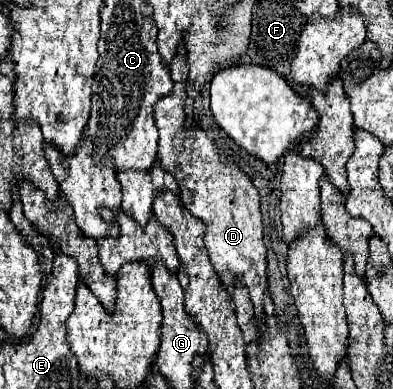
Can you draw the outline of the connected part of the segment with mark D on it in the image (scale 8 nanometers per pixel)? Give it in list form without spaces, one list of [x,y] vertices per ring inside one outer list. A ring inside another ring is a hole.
[[[178,43],[176,55],[170,63],[170,73],[174,81],[174,89],[160,97],[154,105],[156,127],[160,131],[158,139],[158,161],[170,171],[180,187],[180,199],[190,213],[204,221],[206,235],[204,243],[210,253],[212,265],[220,275],[220,281],[232,289],[232,283],[240,277],[248,287],[256,317],[264,313],[264,297],[266,297],[266,247],[262,239],[262,217],[260,217],[260,197],[250,177],[230,161],[222,149],[200,129],[198,123],[188,125],[184,113],[186,101],[186,51],[184,43]]]

